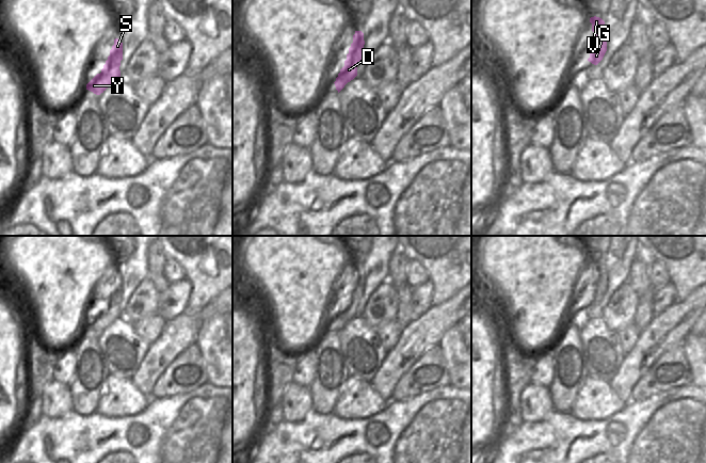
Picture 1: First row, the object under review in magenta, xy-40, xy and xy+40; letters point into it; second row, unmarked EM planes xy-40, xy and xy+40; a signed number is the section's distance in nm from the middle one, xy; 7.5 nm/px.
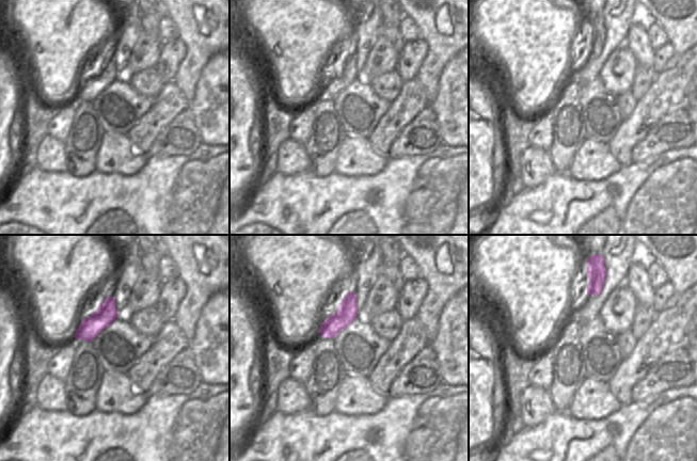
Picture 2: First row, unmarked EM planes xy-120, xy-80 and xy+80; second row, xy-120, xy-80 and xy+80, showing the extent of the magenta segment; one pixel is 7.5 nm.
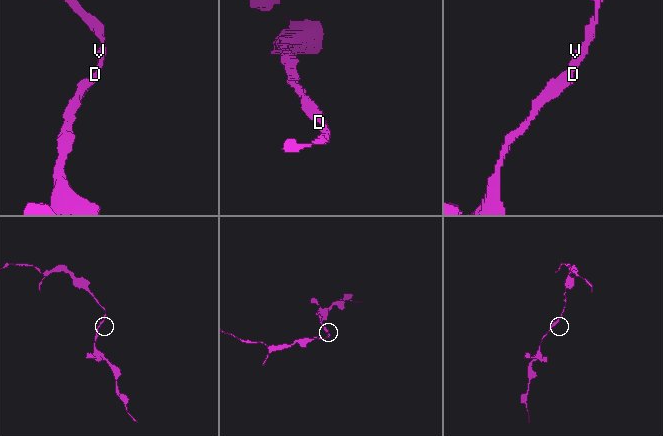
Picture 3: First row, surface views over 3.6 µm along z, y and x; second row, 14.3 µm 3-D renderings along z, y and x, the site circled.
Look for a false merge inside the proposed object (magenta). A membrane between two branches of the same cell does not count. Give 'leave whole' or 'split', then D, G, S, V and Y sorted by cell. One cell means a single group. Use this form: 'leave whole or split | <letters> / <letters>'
leave whole | D G S V Y

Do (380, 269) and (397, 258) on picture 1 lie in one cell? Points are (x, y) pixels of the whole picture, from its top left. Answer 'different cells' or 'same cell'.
different cells

